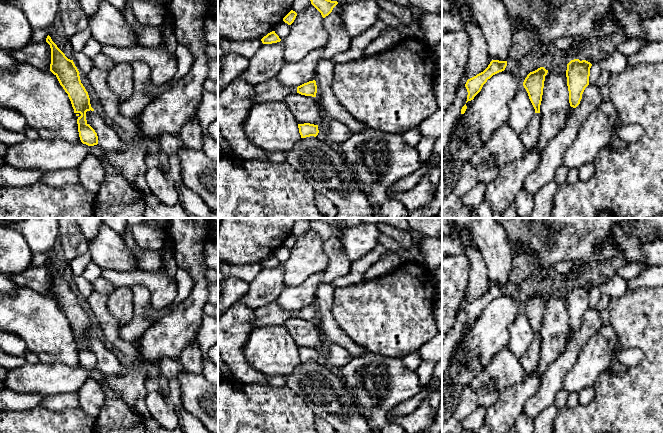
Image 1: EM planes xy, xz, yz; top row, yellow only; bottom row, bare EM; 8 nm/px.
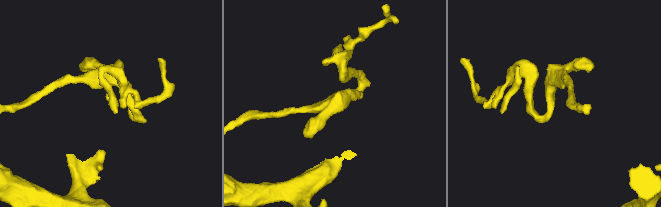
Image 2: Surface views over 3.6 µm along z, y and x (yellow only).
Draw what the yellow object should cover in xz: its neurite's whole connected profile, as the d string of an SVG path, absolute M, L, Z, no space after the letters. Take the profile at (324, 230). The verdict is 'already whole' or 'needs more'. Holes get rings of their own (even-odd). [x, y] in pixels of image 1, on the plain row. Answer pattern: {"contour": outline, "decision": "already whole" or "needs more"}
{"contour": "M314 218L310 221L311 228L321 237L322 241L328 240L333 232L338 228L337 225L331 225L324 222L321 218Z", "decision": "already whole"}

